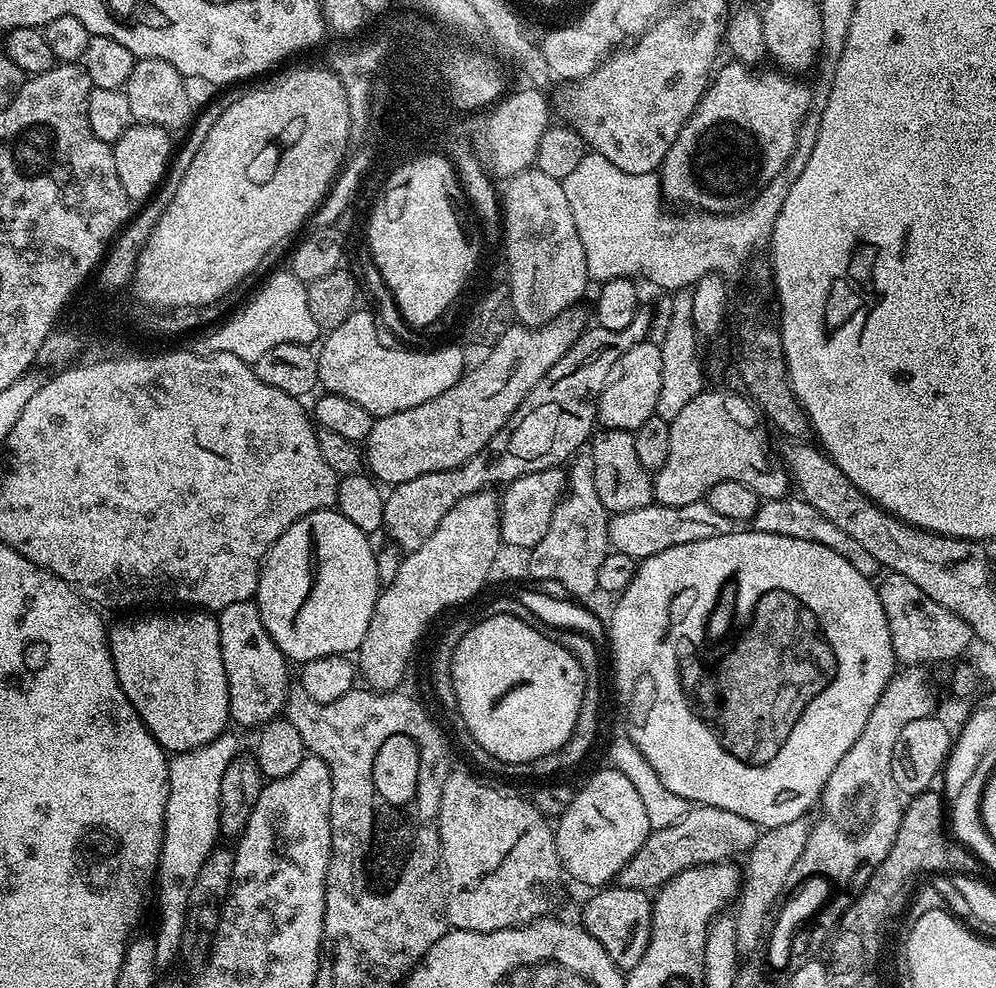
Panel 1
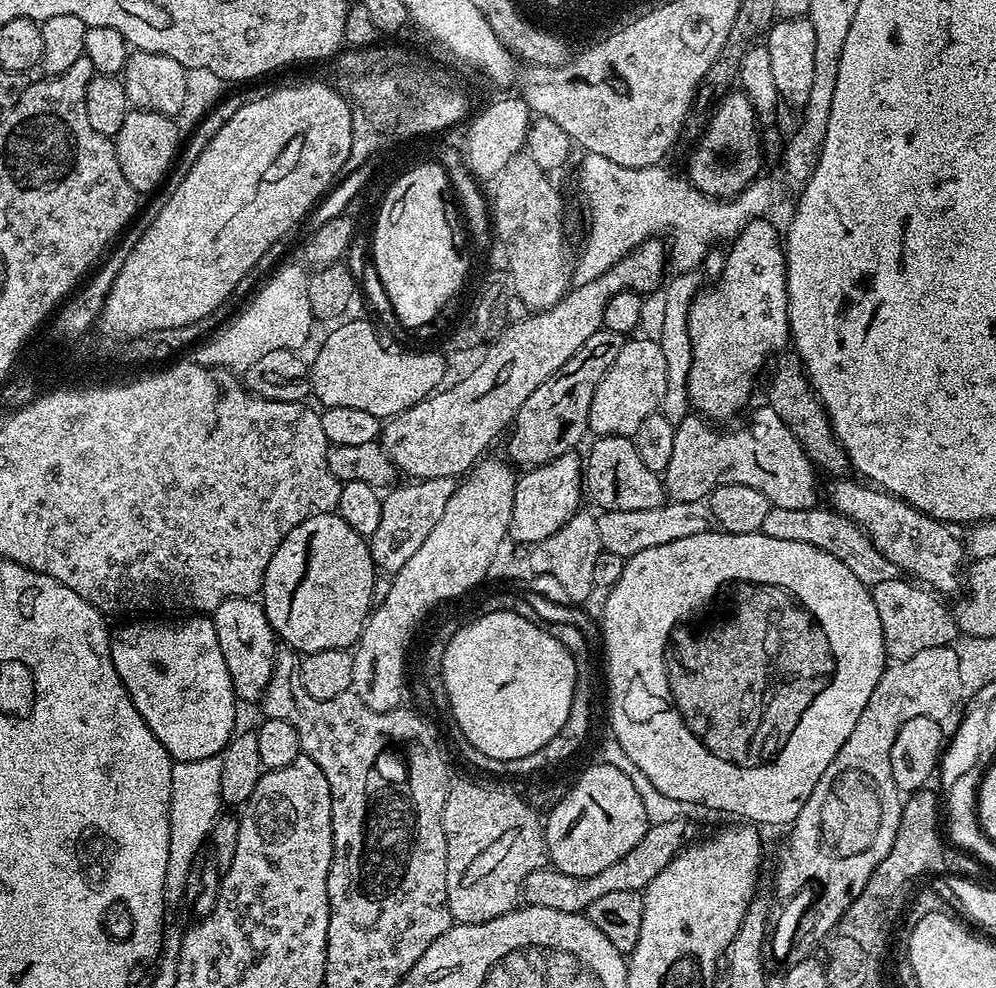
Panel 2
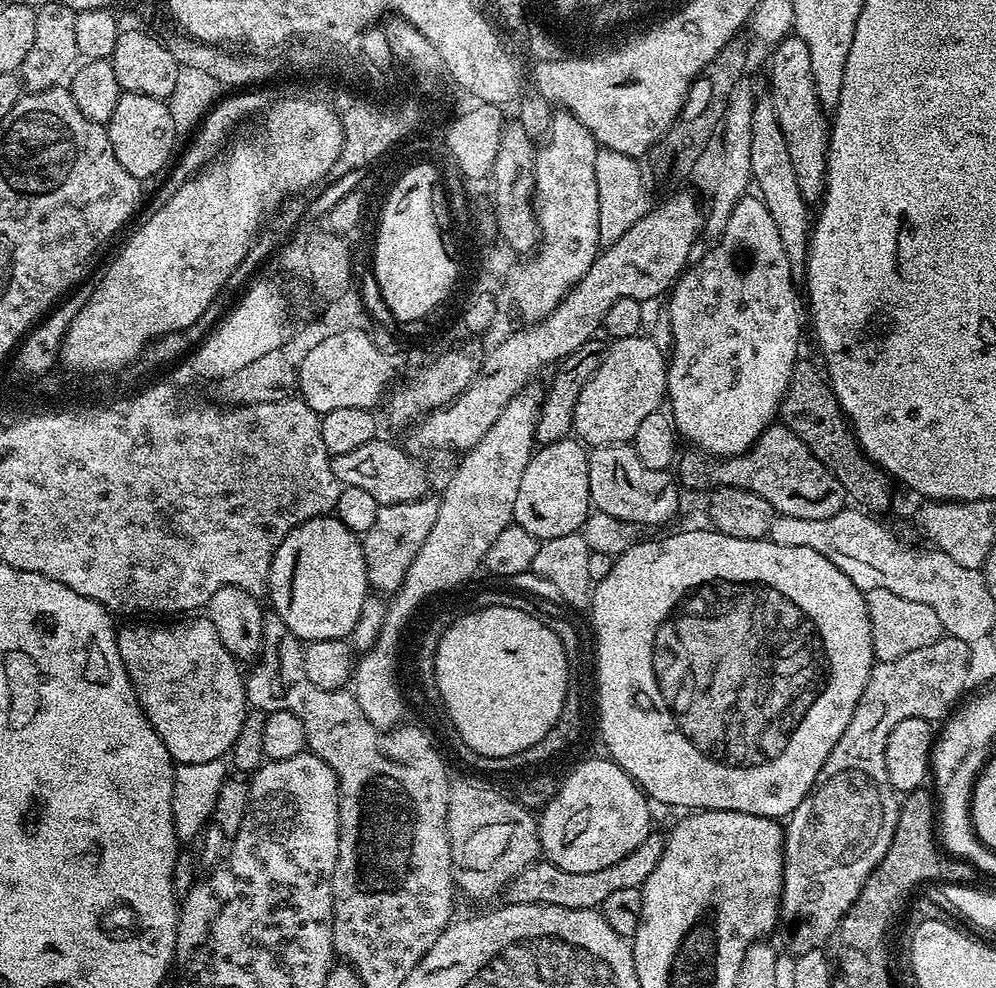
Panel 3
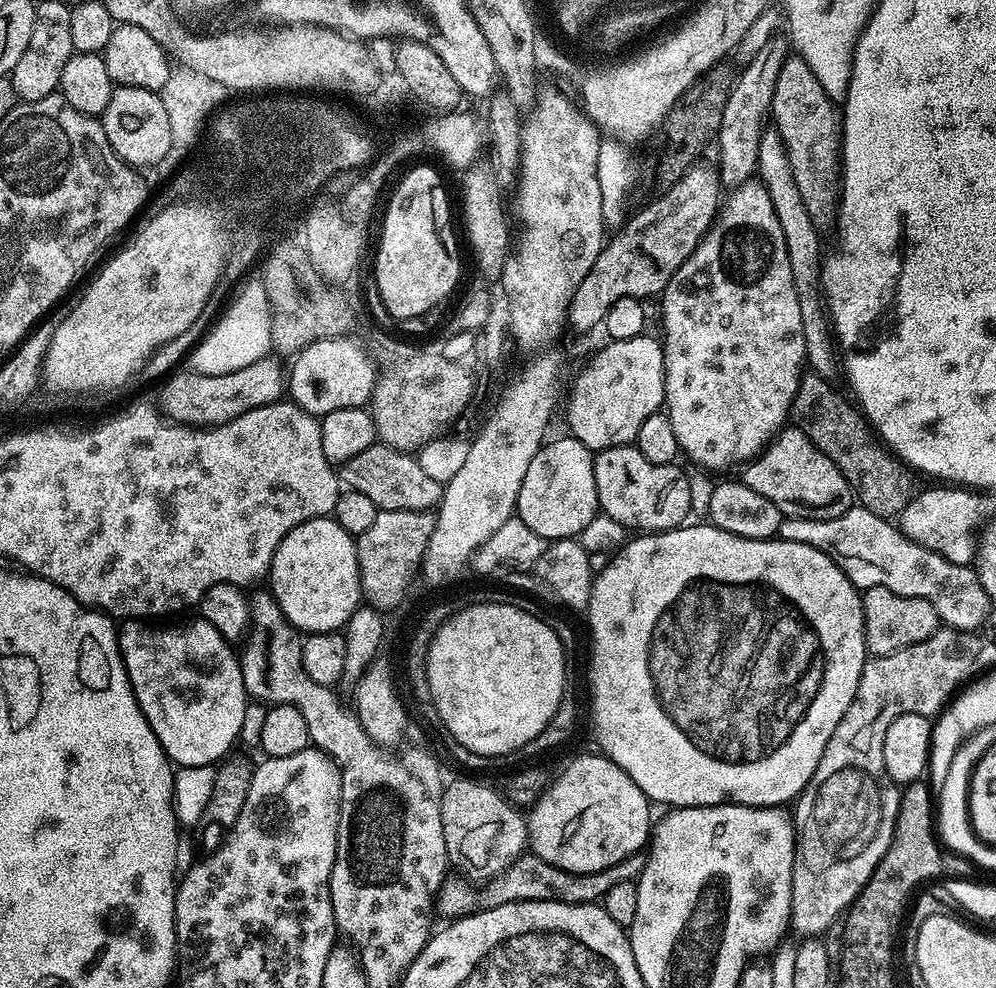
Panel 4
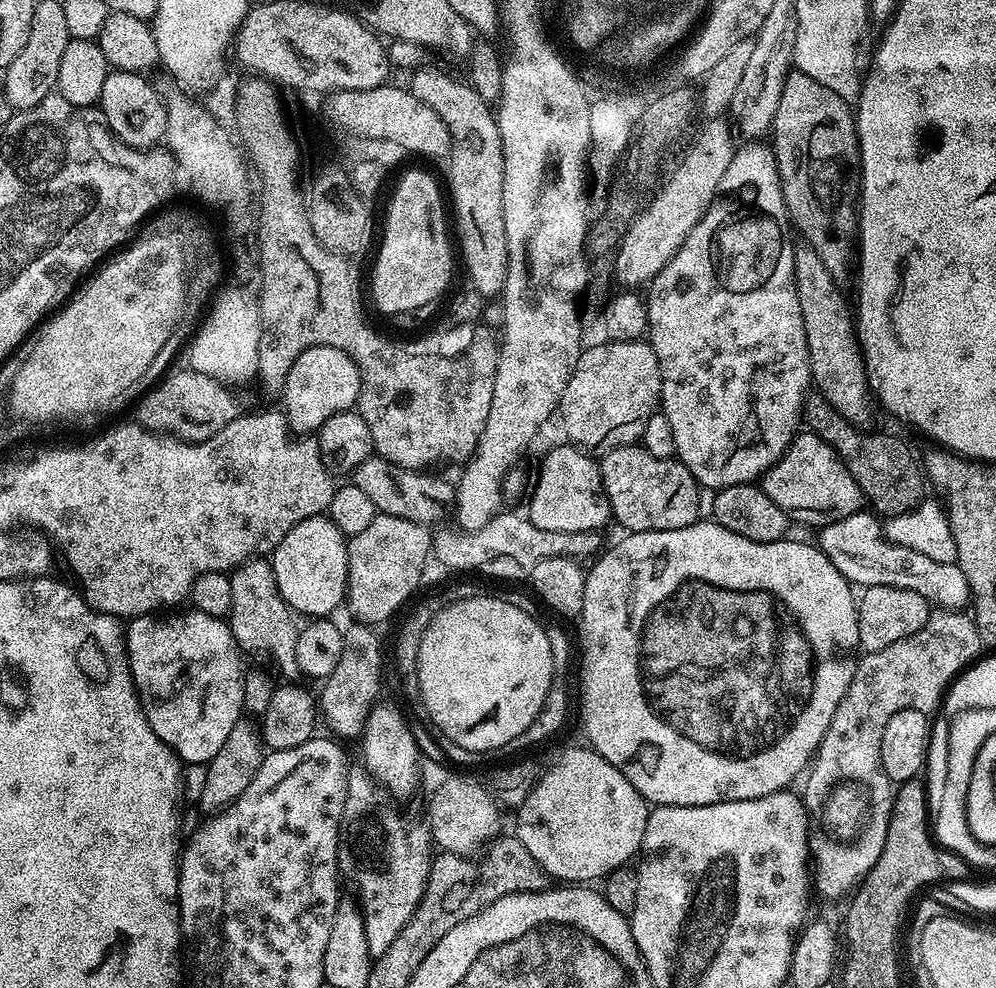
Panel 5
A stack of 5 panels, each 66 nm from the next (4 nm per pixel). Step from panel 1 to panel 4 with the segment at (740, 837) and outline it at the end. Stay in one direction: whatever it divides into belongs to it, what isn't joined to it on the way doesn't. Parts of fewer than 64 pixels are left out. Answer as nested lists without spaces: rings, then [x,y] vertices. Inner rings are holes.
[[[522,854],[509,865],[505,872],[499,872],[491,880],[479,884],[463,875],[452,874],[445,879],[440,891],[436,893],[434,908],[437,913],[448,916],[444,918],[459,918],[472,916],[494,906],[502,906],[519,900],[553,900],[567,904],[595,904],[603,901],[606,890],[617,882],[636,880],[644,869],[645,857],[637,854],[628,856],[622,862],[610,866],[601,872],[567,872],[553,864],[547,864],[541,856]]]

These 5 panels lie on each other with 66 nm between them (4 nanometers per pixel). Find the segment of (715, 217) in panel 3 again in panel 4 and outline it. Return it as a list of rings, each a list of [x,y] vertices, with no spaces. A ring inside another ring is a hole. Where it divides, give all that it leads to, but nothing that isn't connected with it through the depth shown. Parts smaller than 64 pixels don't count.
[[[782,34],[773,35],[750,63],[741,69],[742,74],[740,76],[739,73],[733,85],[726,106],[723,107],[722,125],[716,139],[716,146],[720,148],[718,171],[720,181],[725,187],[739,187],[757,171],[759,146],[772,107],[774,85],[778,80],[782,62],[787,59],[789,52],[789,39],[785,35],[782,37]]]

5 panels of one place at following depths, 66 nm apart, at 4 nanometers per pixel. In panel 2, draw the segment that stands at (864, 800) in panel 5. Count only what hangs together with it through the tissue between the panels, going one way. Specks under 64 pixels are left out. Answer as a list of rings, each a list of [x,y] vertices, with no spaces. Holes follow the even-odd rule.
[[[930,646],[930,650],[921,650],[919,654],[914,654],[914,658],[898,660],[885,667],[878,686],[874,686],[874,694],[870,694],[870,702],[866,702],[862,710],[862,718],[858,718],[858,722],[854,722],[854,730],[850,730],[850,738],[846,738],[842,750],[838,750],[830,766],[826,766],[822,778],[818,778],[818,786],[814,786],[810,798],[806,798],[806,806],[802,806],[792,821],[788,853],[784,856],[784,865],[776,872],[776,888],[784,900],[790,899],[807,884],[820,884],[820,893],[796,924],[796,941],[792,944],[792,953],[786,958],[788,964],[809,959],[815,953],[812,951],[831,937],[850,902],[862,894],[866,884],[864,878],[870,878],[878,862],[886,858],[898,830],[902,807],[902,793],[896,787],[894,774],[890,770],[890,750],[894,746],[894,738],[898,738],[898,730],[902,730],[910,718],[945,718],[953,715],[953,701],[956,701],[960,677],[957,675],[956,656],[946,648]]]

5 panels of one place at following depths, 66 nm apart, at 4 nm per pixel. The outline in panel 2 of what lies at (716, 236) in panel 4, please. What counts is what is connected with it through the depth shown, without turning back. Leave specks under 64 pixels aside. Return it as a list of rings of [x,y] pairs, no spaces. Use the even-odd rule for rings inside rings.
[[[757,218],[744,227],[735,240],[731,241],[730,247],[727,249],[725,258],[725,269],[722,270],[721,276],[713,279],[711,283],[699,289],[698,293],[692,299],[692,304],[688,310],[688,334],[689,342],[692,349],[692,360],[690,362],[690,370],[688,376],[688,402],[689,405],[699,415],[707,418],[709,421],[728,420],[731,416],[736,416],[743,410],[744,404],[751,405],[752,400],[752,376],[756,376],[764,368],[764,363],[768,360],[771,352],[776,352],[785,343],[790,340],[788,330],[788,267],[784,261],[784,245],[782,243],[781,233],[776,233],[776,228],[771,224],[771,219]]]

